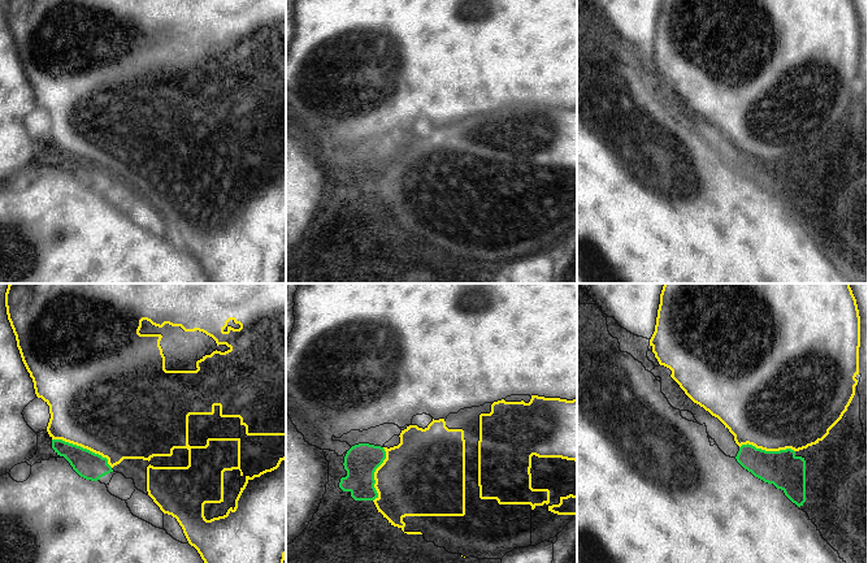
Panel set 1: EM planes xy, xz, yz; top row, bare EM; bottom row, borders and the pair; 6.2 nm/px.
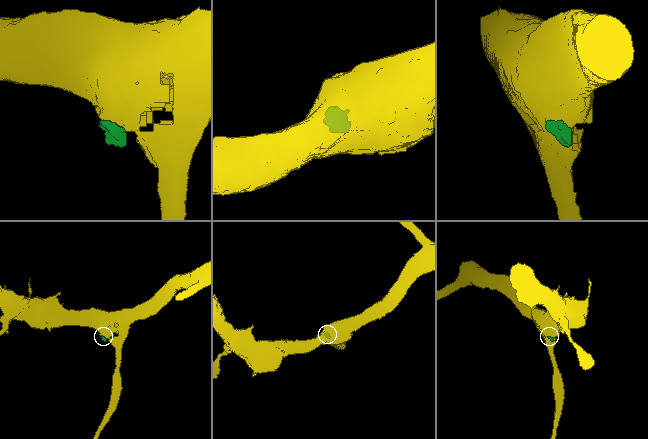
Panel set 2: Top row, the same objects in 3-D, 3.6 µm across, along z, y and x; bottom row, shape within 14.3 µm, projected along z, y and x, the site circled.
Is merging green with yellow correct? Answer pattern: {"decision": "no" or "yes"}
{"decision": "yes"}

